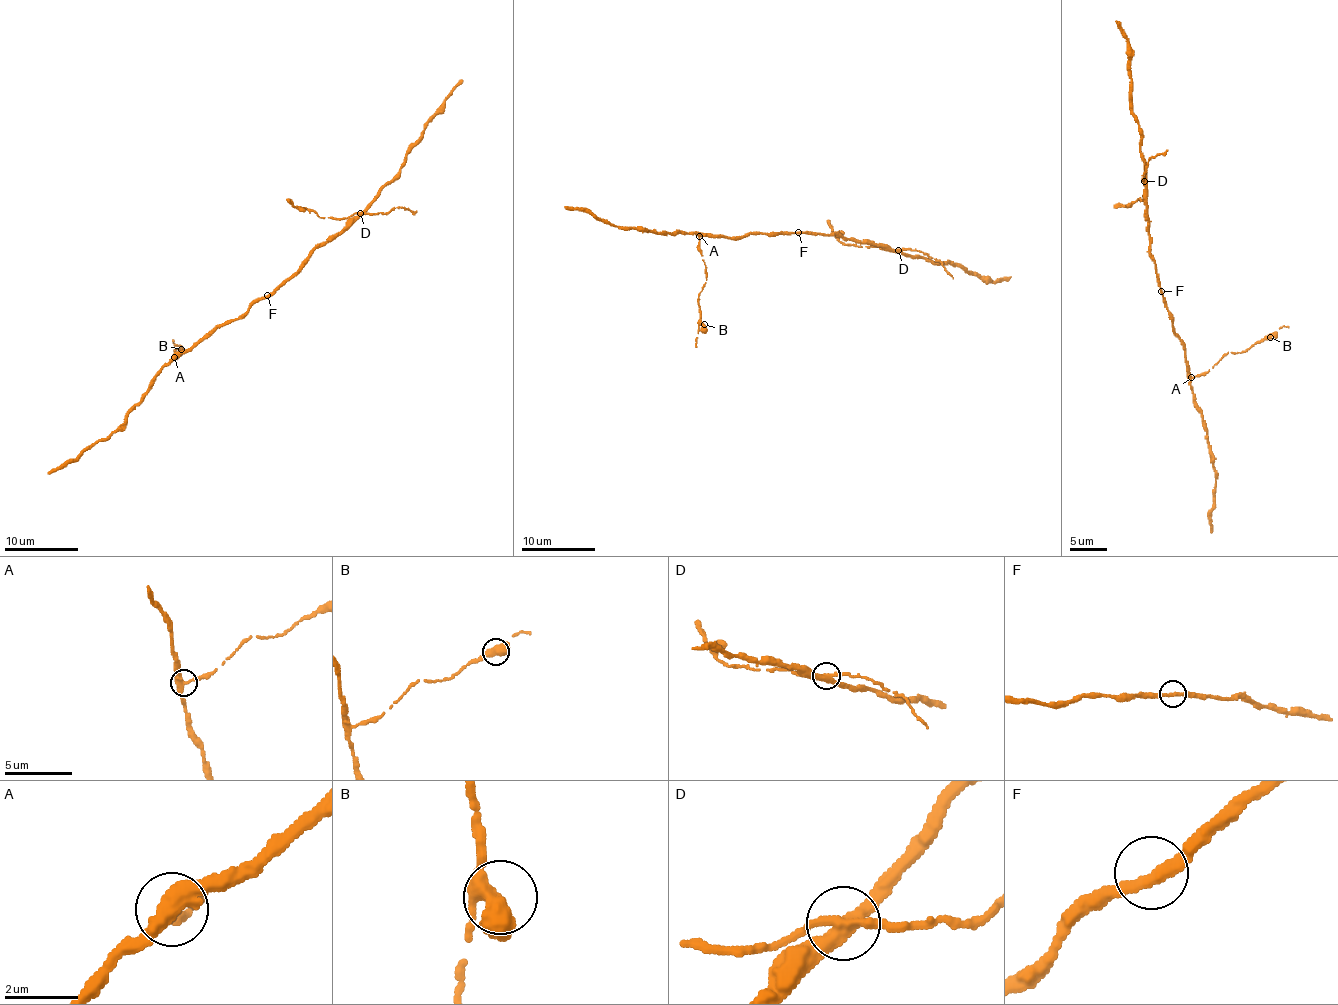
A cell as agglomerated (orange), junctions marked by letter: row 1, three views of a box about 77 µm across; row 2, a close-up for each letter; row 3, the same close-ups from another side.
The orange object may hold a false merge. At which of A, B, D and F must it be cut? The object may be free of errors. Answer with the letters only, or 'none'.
D

